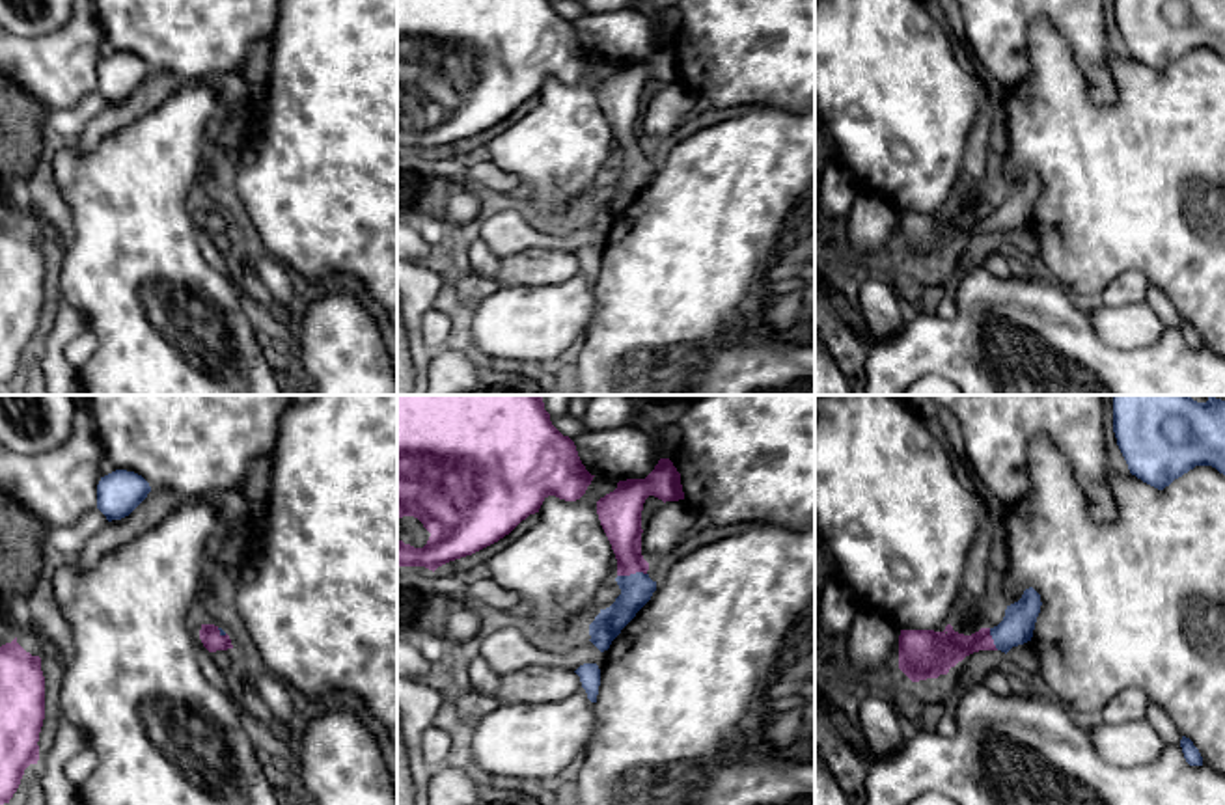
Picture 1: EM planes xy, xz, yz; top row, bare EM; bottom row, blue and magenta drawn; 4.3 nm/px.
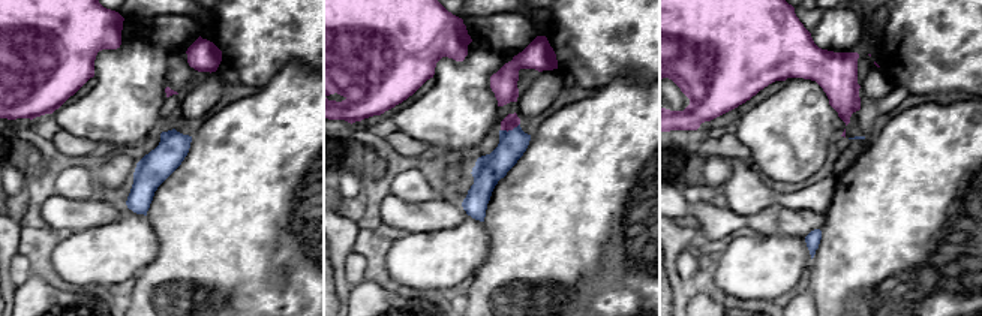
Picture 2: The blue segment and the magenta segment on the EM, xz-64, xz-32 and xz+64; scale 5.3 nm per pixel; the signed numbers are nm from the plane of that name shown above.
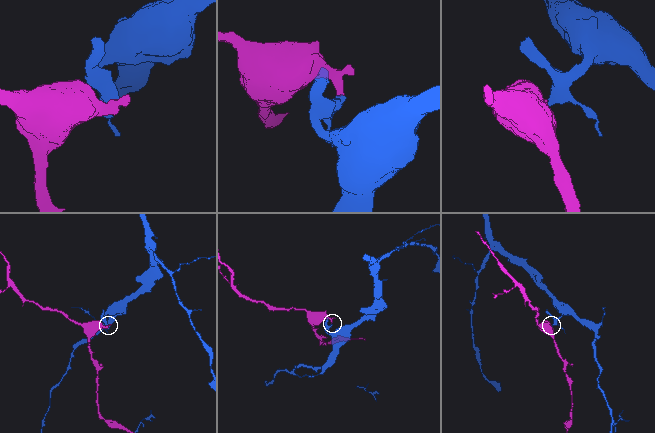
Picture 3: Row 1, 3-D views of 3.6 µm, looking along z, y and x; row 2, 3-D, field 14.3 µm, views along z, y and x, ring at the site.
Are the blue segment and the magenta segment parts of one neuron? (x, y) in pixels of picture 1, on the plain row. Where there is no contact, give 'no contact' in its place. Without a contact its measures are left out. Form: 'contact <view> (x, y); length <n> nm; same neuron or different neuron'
contact xz (631, 157); length 130 nm; same neuron

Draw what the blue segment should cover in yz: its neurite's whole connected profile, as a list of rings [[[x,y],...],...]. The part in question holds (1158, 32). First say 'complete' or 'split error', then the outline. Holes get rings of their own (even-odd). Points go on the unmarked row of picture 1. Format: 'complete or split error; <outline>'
complete; [[[1113,0],[1113,15],[1130,56],[1158,73],[1195,48],[1212,48],[1225,58],[1225,0]]]

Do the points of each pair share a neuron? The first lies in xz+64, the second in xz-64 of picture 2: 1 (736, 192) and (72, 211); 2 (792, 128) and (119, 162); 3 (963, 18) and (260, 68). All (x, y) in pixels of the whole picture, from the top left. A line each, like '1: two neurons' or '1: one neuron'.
1: two neurons
2: two neurons
3: one neuron

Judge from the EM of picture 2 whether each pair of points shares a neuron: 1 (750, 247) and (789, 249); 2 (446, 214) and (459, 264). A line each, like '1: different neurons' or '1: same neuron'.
1: same neuron
2: different neurons

